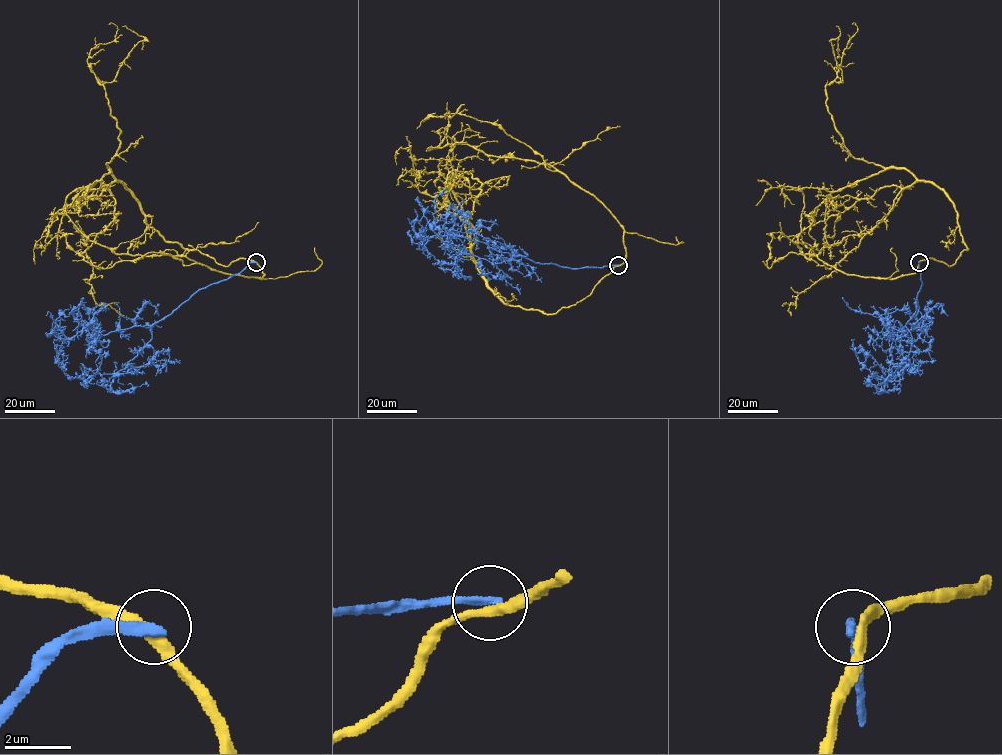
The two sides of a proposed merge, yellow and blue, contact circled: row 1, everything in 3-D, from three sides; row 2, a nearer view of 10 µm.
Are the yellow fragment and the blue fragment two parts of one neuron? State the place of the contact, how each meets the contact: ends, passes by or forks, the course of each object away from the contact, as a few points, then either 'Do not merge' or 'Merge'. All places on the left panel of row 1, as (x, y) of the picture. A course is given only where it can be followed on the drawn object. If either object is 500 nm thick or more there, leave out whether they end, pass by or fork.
Place: (256, 262). At the ring yellow passes by. At the ring blue ends. Course of yellow: (256, 262), (223, 266), (167, 242), (107, 165), (120, 130), (98, 81), (112, 82), (146, 40), (122, 26). Course of blue: (256, 262), (198, 289), (155, 322), (152, 339), (124, 369), (112, 374), (70, 378), (58, 360), (55, 339). Do not merge

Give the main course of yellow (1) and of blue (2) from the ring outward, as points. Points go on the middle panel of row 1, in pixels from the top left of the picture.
1: (618, 265), (555, 313), (507, 304), (471, 249), (481, 183), (460, 178), (476, 189), (508, 177), (484, 183)
2: (618, 265), (560, 267), (515, 252), (513, 258), (494, 255), (486, 244), (461, 236), (443, 241), (416, 197)

